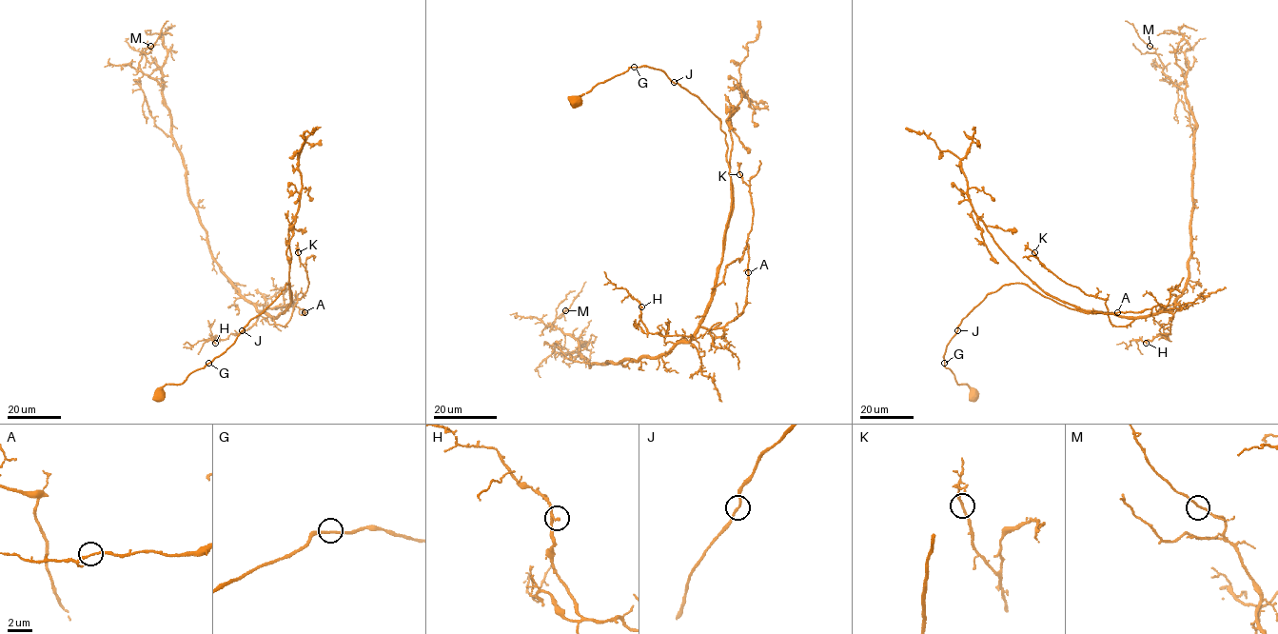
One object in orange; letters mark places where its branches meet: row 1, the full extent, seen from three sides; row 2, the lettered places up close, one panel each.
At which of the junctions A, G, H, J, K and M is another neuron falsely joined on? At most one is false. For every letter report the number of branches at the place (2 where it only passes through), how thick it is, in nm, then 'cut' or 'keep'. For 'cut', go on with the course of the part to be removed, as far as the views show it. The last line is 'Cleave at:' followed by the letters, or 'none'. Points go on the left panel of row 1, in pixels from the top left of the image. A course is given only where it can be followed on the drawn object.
A: 2 branches meet; 170 nm thick; keep
G: 2 branches meet; 200 nm thick; keep
H: 2 branches meet; 130 nm thick; keep
J: 2 branches meet; 170 nm thick; keep
K: 2 branches meet; 180 nm thick; keep
M: 2 branches meet; 160 nm thick; keep
Cleave at: none

